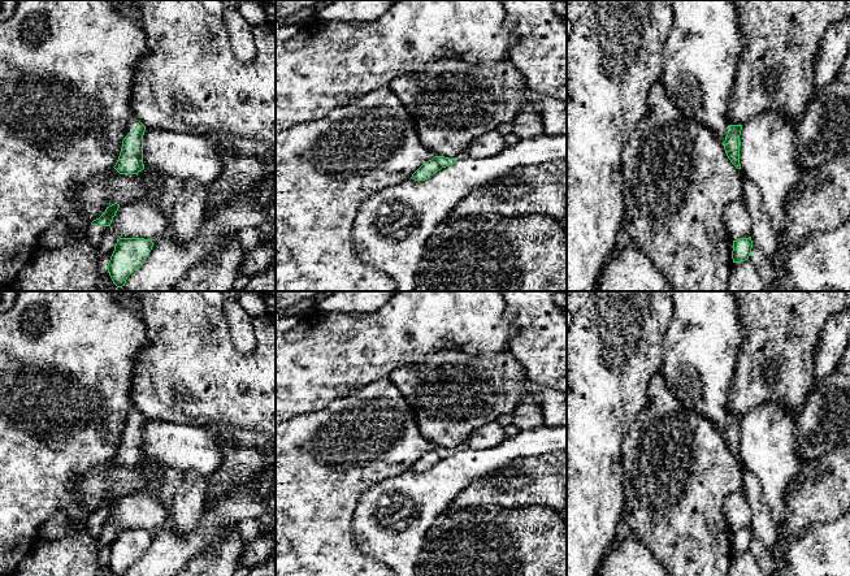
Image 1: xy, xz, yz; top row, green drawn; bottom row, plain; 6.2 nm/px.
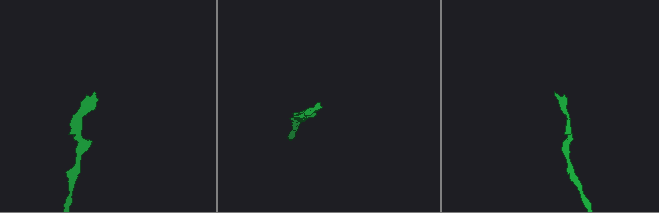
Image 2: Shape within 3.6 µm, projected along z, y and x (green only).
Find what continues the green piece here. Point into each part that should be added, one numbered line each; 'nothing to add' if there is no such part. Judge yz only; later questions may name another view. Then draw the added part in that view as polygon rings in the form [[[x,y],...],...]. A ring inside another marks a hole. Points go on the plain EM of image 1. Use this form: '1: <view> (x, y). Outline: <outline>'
nothing to add

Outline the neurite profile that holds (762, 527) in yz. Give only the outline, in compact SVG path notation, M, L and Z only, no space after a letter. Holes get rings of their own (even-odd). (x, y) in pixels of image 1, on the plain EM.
M750 472L743 473L743 489L742 493L747 499L751 508L751 532L753 536L759 540L767 550L771 551L776 543L776 529L773 527L768 506L763 501L762 486L759 480Z

